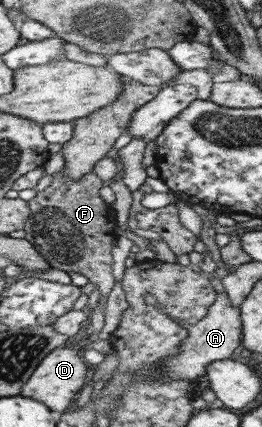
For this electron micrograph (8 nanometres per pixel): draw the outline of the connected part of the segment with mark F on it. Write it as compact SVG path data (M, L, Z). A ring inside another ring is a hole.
M57 172L49 187L40 191L29 201L31 206L30 221L25 226L25 238L38 249L39 254L49 260L55 269L69 273L79 272L97 285L93 300L99 305L91 309L90 330L96 336L105 325L104 308L108 293L115 287L113 277L114 245L117 239L117 215L111 204L101 197L101 189L107 182L95 172L83 175L79 181L69 179Z

